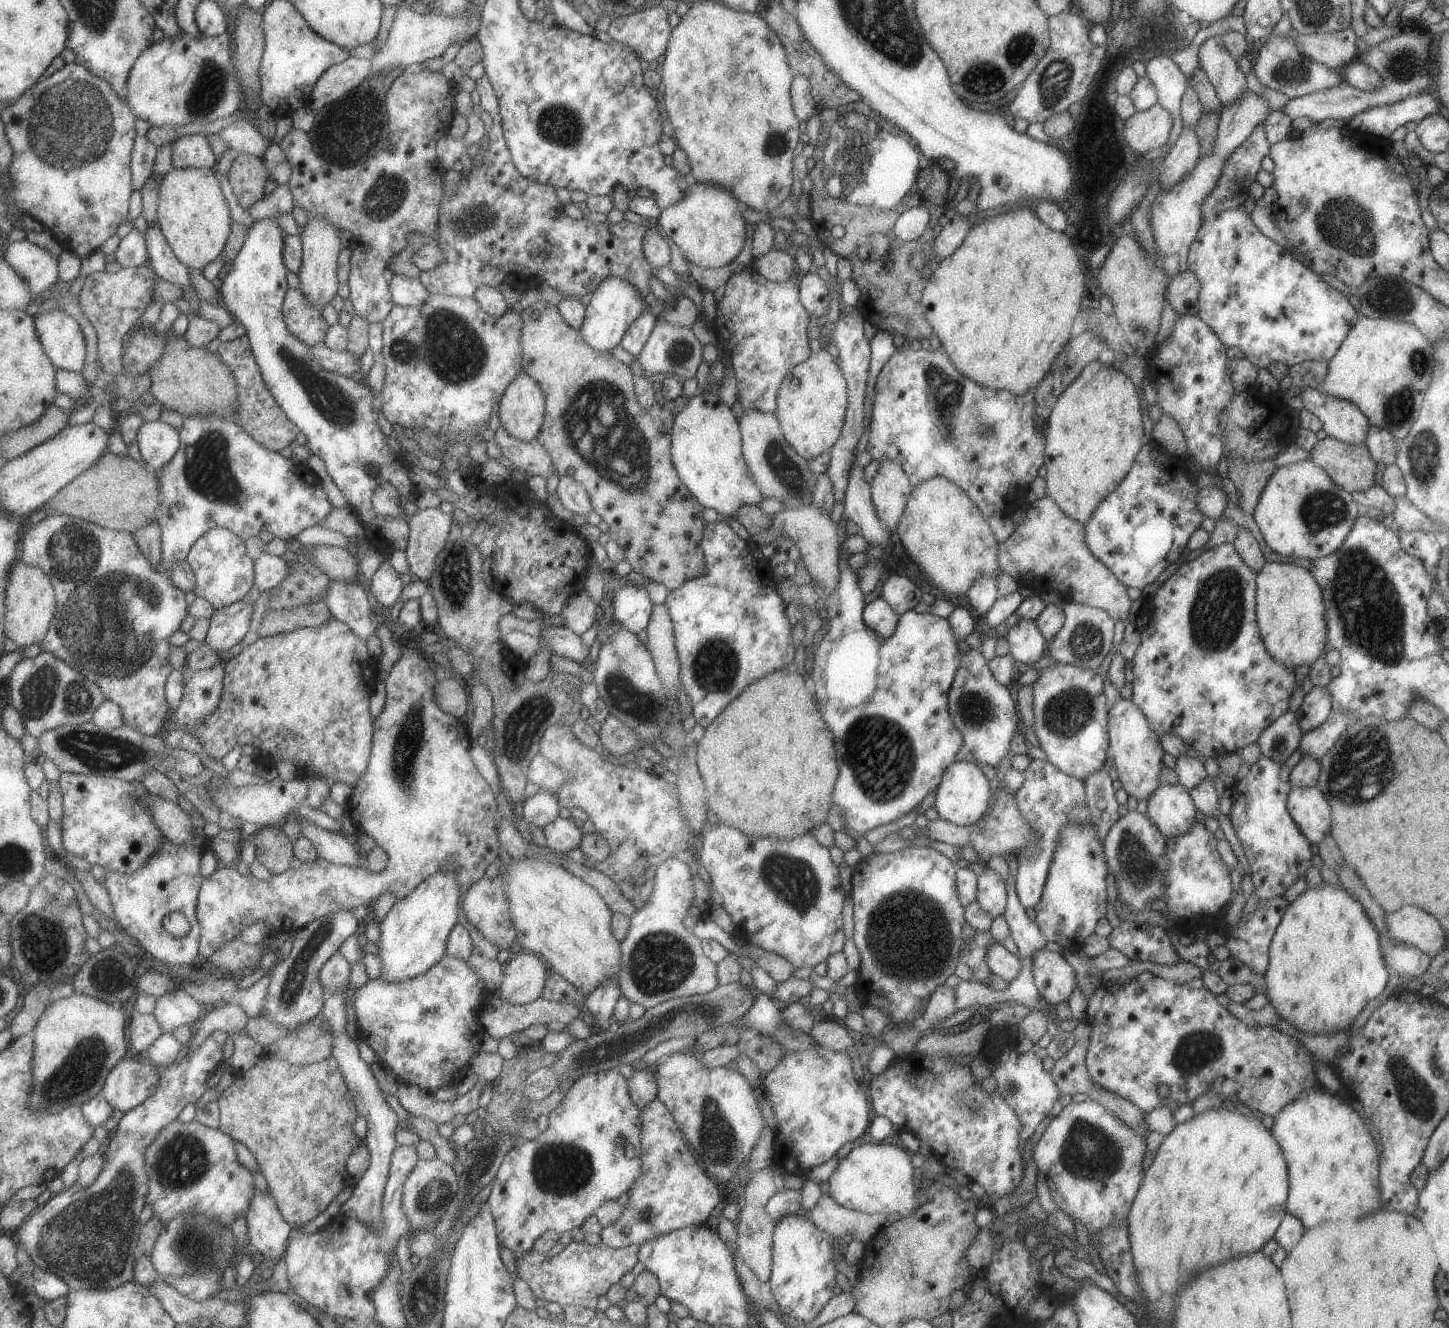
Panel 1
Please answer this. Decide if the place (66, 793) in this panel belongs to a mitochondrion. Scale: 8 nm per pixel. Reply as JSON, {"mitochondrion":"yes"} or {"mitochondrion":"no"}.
{"mitochondrion":"no"}

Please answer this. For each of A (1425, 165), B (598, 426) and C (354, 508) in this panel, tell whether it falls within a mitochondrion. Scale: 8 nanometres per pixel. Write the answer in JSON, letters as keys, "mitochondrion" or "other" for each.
{"A":"other","B":"mitochondrion","C":"other"}

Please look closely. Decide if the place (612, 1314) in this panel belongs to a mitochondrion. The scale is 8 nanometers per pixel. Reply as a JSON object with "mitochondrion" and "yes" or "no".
{"mitochondrion":"no"}

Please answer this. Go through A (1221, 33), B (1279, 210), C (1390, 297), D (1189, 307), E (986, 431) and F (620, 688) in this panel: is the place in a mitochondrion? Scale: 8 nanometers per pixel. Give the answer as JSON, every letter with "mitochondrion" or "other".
{"A":"other","B":"other","C":"mitochondrion","D":"other","E":"mitochondrion","F":"mitochondrion"}

